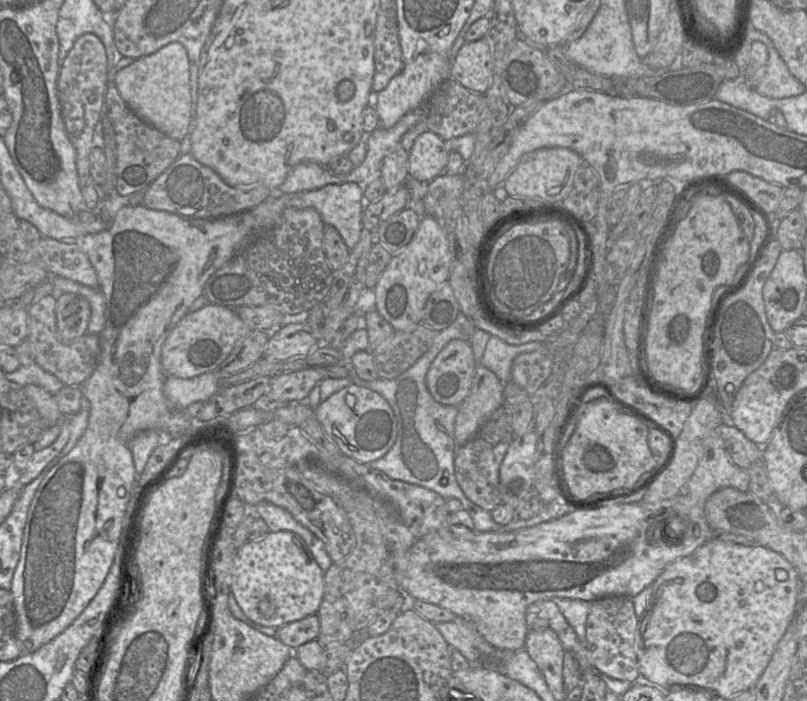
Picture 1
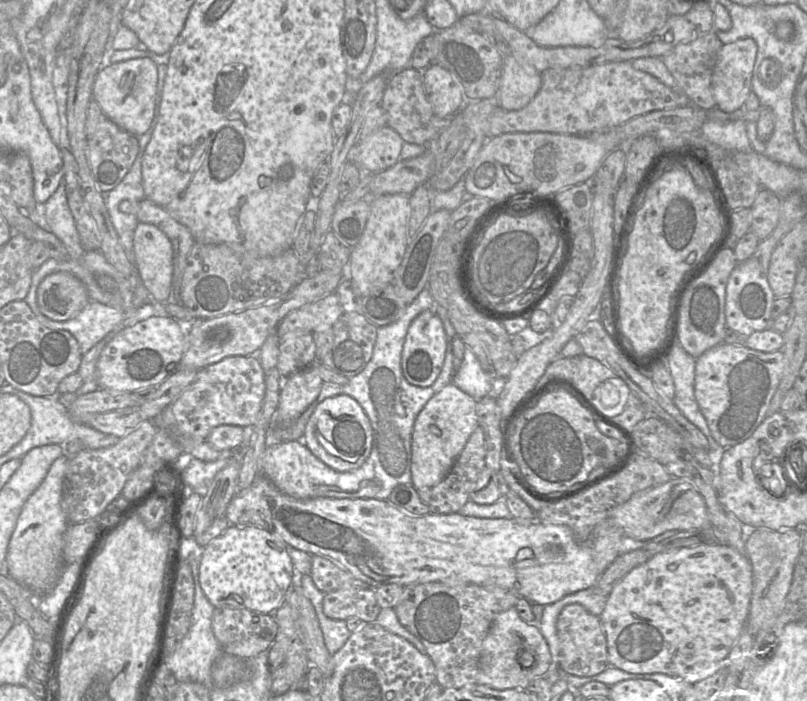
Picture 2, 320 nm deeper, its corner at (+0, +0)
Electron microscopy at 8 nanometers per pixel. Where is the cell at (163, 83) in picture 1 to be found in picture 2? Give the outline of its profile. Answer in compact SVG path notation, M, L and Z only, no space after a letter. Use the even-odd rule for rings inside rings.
M149 57L129 59L101 68L92 89L92 98L106 116L121 129L139 137L155 126L157 116L157 64Z

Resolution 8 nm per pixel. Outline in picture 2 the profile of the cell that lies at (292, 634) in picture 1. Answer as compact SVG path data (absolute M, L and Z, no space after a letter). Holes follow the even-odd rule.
M225 607L215 609L212 617L212 630L223 652L241 659L250 659L270 649L275 641L278 625L273 614Z

